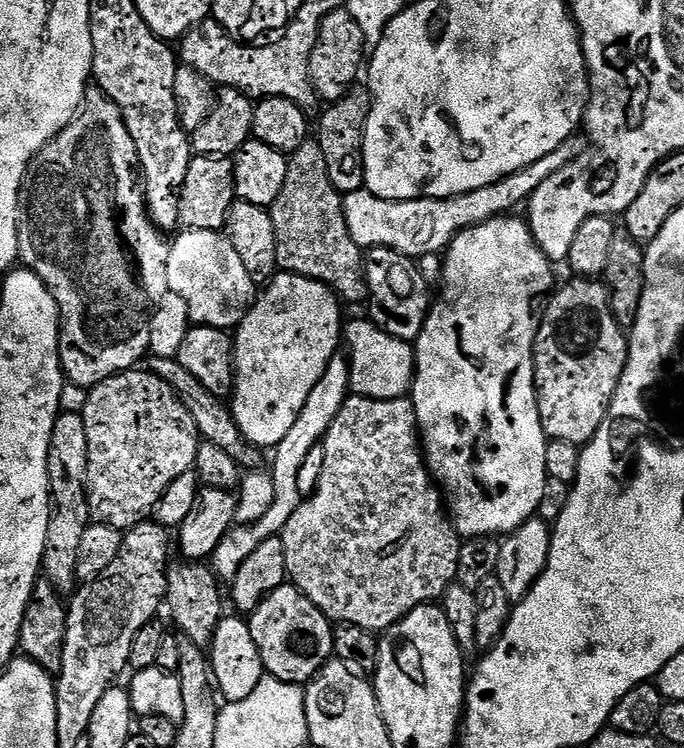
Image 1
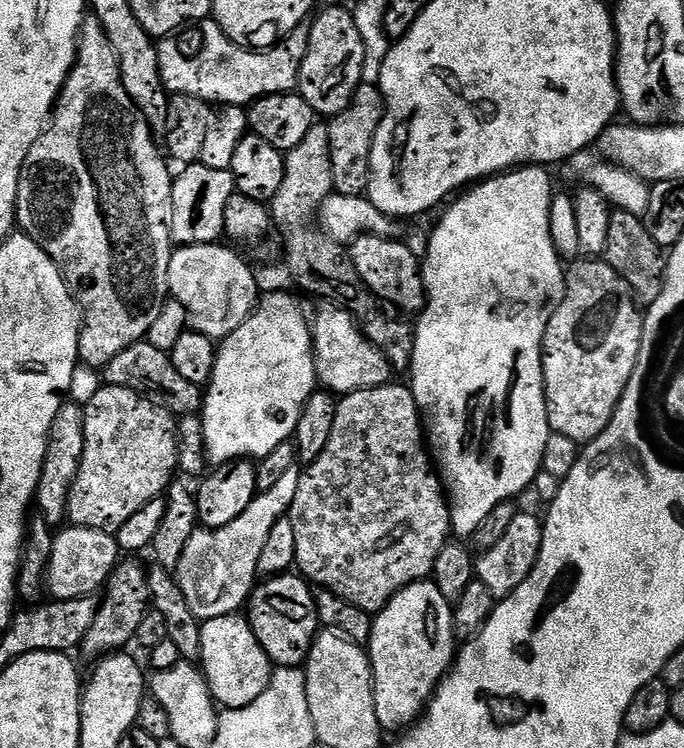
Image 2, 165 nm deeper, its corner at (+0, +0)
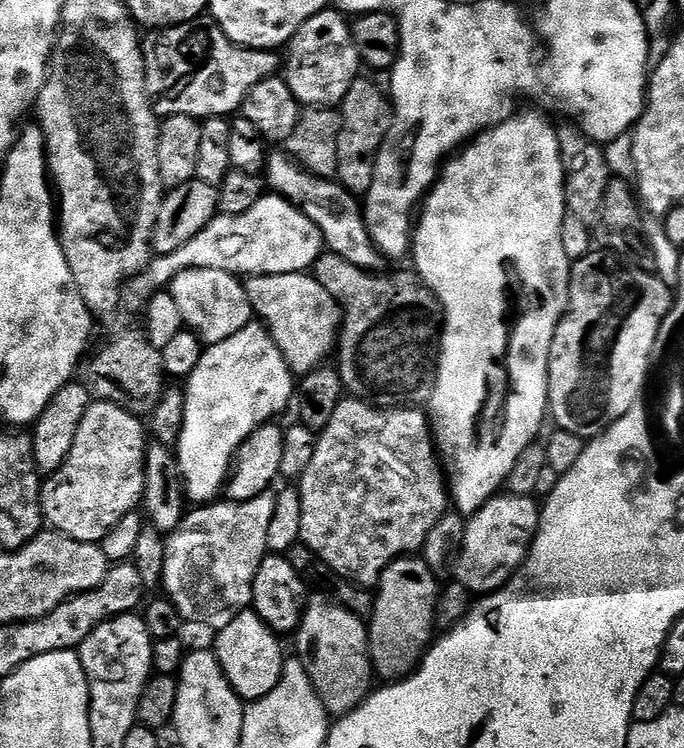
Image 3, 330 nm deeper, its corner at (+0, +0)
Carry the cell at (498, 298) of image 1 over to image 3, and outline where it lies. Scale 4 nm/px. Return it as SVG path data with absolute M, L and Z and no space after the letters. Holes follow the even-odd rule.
M520 112L517 116L510 117L509 120L503 120L504 119L501 119L499 122L493 124L492 127L487 128L485 132L481 132L475 140L471 141L471 143L469 143L463 150L457 151L455 155L441 167L440 175L436 183L432 185L426 199L423 201L422 211L419 213L418 223L415 225L414 235L410 240L410 256L411 259L416 259L416 265L414 265L415 271L418 273L420 279L424 281L425 286L432 291L432 295L436 297L442 312L444 308L444 324L442 320L442 331L438 336L436 385L432 391L432 398L430 401L430 409L432 408L432 412L430 411L430 427L436 445L436 451L439 459L442 461L442 471L446 477L451 503L454 505L455 511L459 512L460 515L465 518L473 516L483 504L492 499L493 496L497 495L497 493L507 485L510 470L514 470L514 462L518 462L518 457L522 455L522 450L526 450L531 444L537 443L539 436L536 435L539 434L540 427L543 426L544 420L546 424L546 413L548 412L548 359L550 358L550 346L554 342L556 327L560 325L560 319L563 318L564 311L568 308L568 287L572 281L573 261L569 260L565 248L562 247L562 222L566 215L566 209L564 207L564 167L562 166L562 158L560 157L560 147L558 146L558 138L556 137L556 128L546 117L539 116L536 112Z

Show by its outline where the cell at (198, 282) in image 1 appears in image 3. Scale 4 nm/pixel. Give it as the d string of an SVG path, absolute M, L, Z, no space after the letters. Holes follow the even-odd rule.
M191 268L172 279L170 291L178 302L181 321L200 337L205 345L217 344L242 330L253 317L248 302L248 289L241 277L226 270L202 270Z

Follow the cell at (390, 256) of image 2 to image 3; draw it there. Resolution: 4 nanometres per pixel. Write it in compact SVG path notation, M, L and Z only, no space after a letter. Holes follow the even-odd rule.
M284 150L269 151L262 176L267 187L275 195L284 196L295 208L303 208L304 213L310 218L310 222L314 222L314 226L318 226L327 251L338 254L338 258L346 258L346 262L350 262L350 266L358 266L373 274L379 273L383 269L380 267L386 264L386 257L380 253L378 246L370 238L368 227L364 221L364 209L361 201L351 192L346 191L335 179L315 176L313 172L307 172Z

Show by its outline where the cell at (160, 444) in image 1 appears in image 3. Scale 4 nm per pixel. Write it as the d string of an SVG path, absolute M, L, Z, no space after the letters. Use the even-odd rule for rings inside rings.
M97 400L88 405L82 414L82 426L74 437L74 447L66 454L66 462L50 478L43 481L40 501L45 525L53 532L74 538L78 542L100 544L126 514L137 511L144 498L144 453L150 443L150 433L145 421L132 412L122 410L110 402Z

